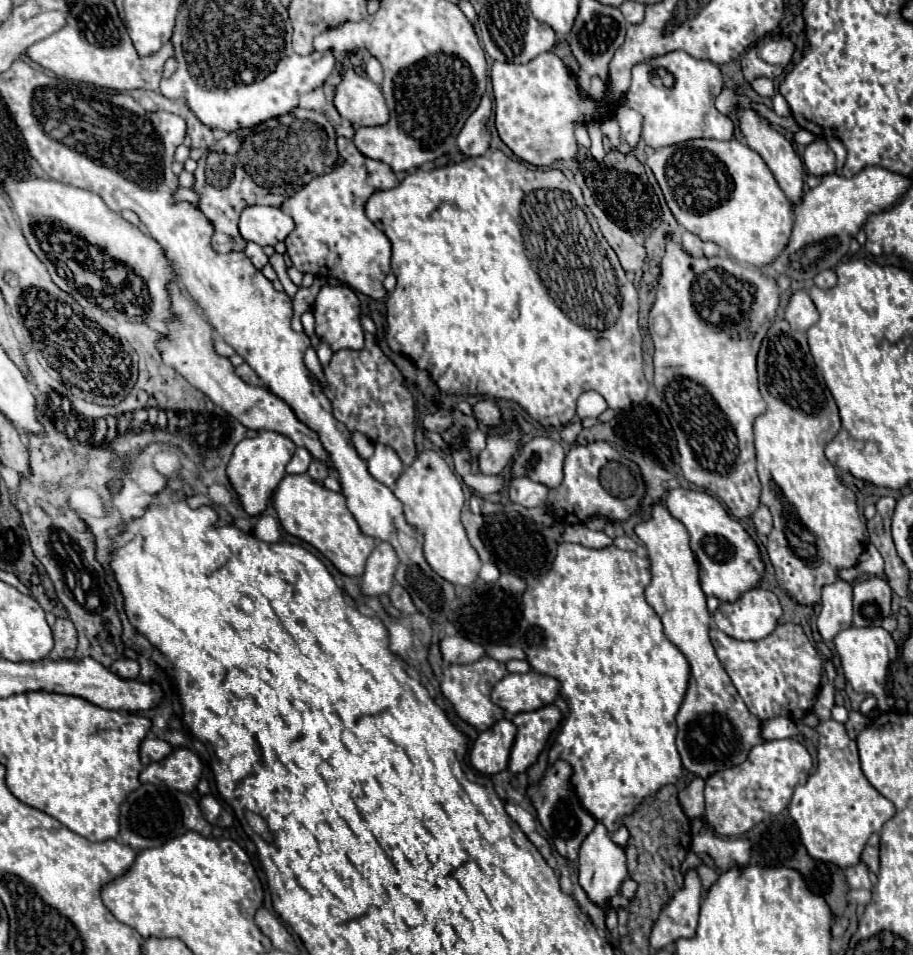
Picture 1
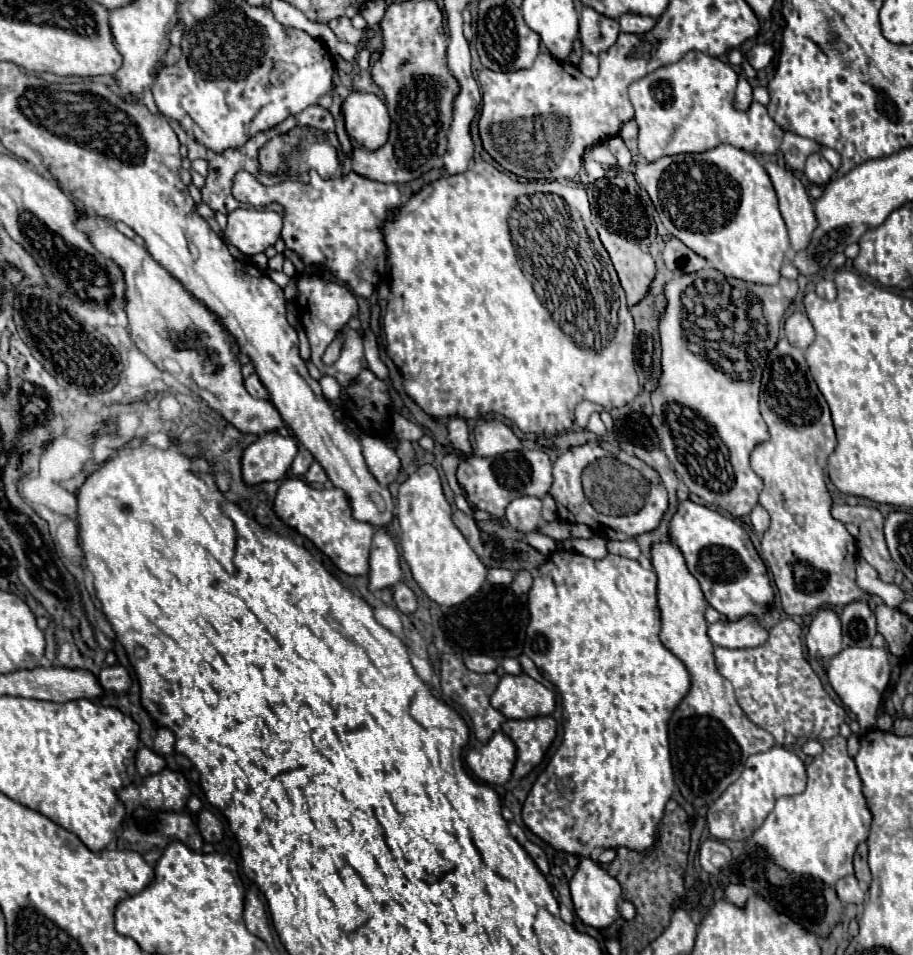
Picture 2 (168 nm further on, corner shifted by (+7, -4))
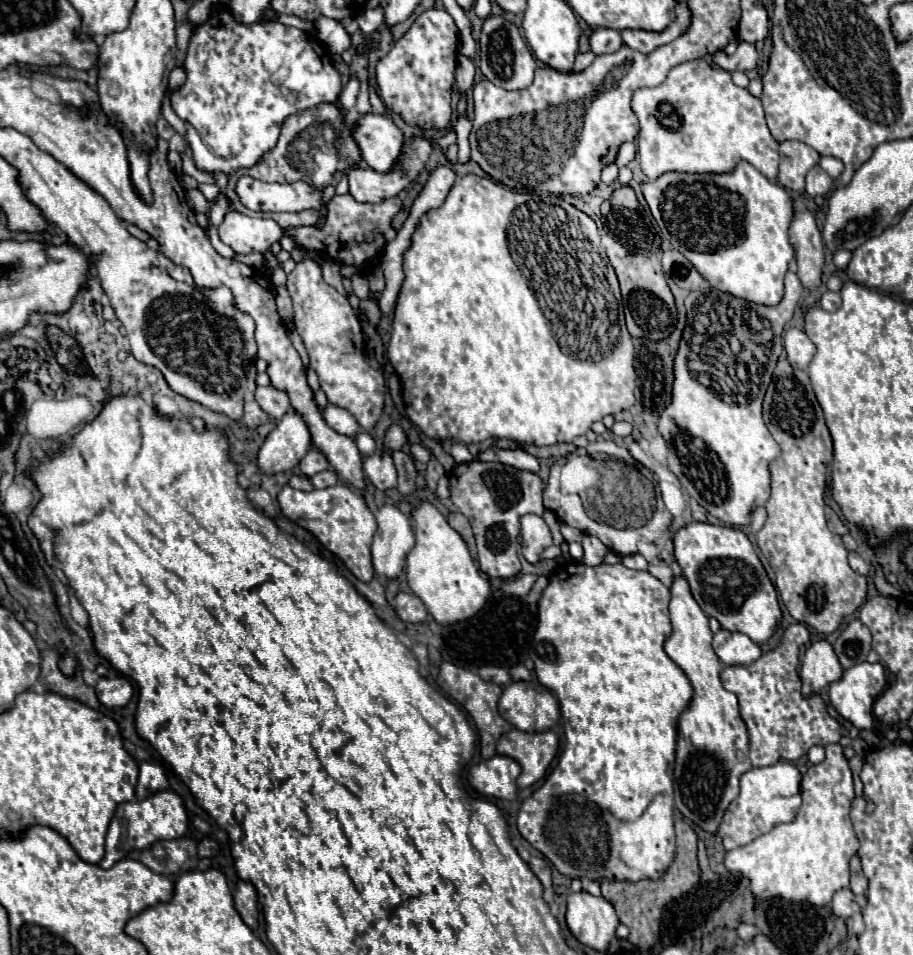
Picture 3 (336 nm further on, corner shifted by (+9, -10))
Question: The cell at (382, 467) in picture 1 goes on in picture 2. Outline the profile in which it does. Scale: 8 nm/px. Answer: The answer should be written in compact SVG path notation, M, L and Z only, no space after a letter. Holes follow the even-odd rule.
M364 435L360 441L362 441L362 453L370 473L376 477L376 481L382 487L388 487L392 481L396 481L400 473L400 459L396 451L390 449L380 437L374 435Z

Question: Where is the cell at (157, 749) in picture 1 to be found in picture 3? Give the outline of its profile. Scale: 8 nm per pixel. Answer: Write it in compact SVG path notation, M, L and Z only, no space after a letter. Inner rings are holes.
M142 761L138 785L136 785L136 797L144 799L162 789L168 789L168 779L166 779L162 767L156 763L150 763L150 761Z

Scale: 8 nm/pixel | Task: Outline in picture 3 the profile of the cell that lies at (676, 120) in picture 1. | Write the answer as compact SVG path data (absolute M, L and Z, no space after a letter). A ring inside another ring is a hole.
M694 59L674 67L666 81L656 87L642 87L632 97L632 111L640 121L638 155L640 167L648 179L656 179L666 171L682 173L728 173L738 161L748 161L770 181L778 173L778 143L772 139L760 99L752 97L746 89L736 87L724 69L714 69L704 59Z

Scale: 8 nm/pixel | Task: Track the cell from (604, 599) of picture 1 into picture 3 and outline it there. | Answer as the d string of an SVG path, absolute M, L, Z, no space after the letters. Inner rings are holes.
M566 561L556 567L556 571L550 575L548 587L544 589L544 595L538 603L538 631L532 637L530 643L530 659L534 661L534 671L538 681L552 691L562 709L562 721L564 721L564 735L566 735L566 747L558 759L558 765L552 769L552 773L546 777L544 785L540 785L532 797L528 797L518 813L518 829L522 837L538 849L544 857L548 857L554 867L568 877L590 877L590 879L626 879L626 881L640 881L640 879L658 879L672 863L674 859L674 793L672 793L672 777L674 777L674 747L676 747L676 719L678 715L688 707L692 699L692 685L684 671L664 653L664 641L672 633L670 619L668 619L668 601L670 591L666 585L662 585L656 577L652 577L648 571L634 571L624 567L622 563L616 565L598 565L590 567L578 561Z

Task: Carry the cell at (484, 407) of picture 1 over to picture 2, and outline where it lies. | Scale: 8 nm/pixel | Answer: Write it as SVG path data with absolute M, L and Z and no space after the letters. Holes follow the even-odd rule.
M480 421L474 435L478 457L494 457L506 451L522 449L522 441L500 421Z

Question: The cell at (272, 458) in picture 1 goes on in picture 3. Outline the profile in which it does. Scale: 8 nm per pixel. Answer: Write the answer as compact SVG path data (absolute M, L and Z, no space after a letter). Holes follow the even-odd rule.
M288 411L276 429L266 437L258 451L258 469L264 475L276 475L294 469L312 447L310 431L300 415Z

